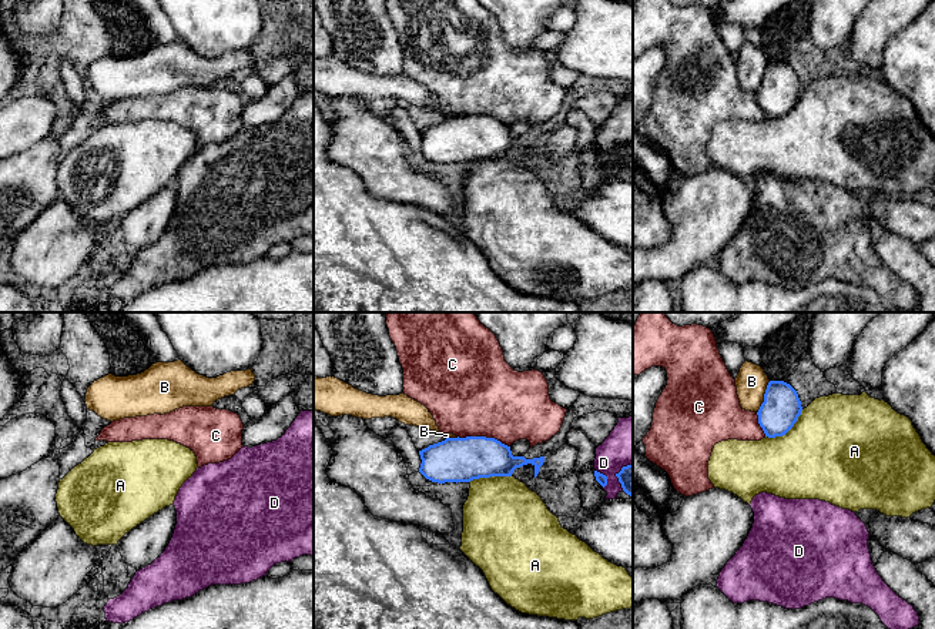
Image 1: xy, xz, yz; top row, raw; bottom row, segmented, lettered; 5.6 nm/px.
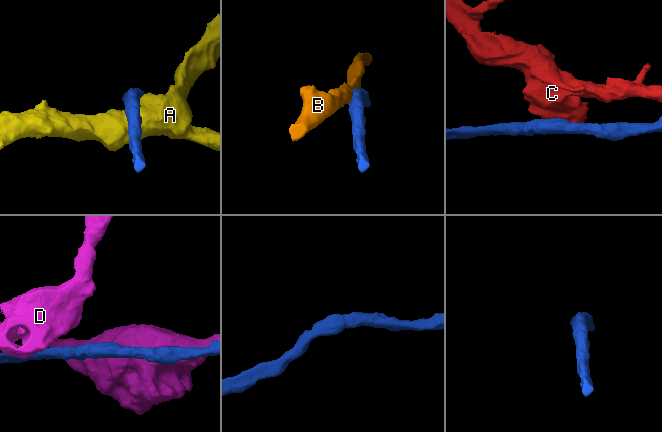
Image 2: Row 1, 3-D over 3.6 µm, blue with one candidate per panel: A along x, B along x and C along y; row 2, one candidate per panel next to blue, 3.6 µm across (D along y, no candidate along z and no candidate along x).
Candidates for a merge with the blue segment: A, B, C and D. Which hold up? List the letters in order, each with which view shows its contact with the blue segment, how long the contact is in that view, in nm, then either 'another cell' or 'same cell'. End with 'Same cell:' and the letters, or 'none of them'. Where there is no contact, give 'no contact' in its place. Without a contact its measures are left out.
A: contact in yz; length 260 nm; another cell
B: contact in yz; length 200 nm; another cell
C: contact in xz; length 300 nm; same cell
D: contact in xz; length 120 nm; another cell
Same cell: C

